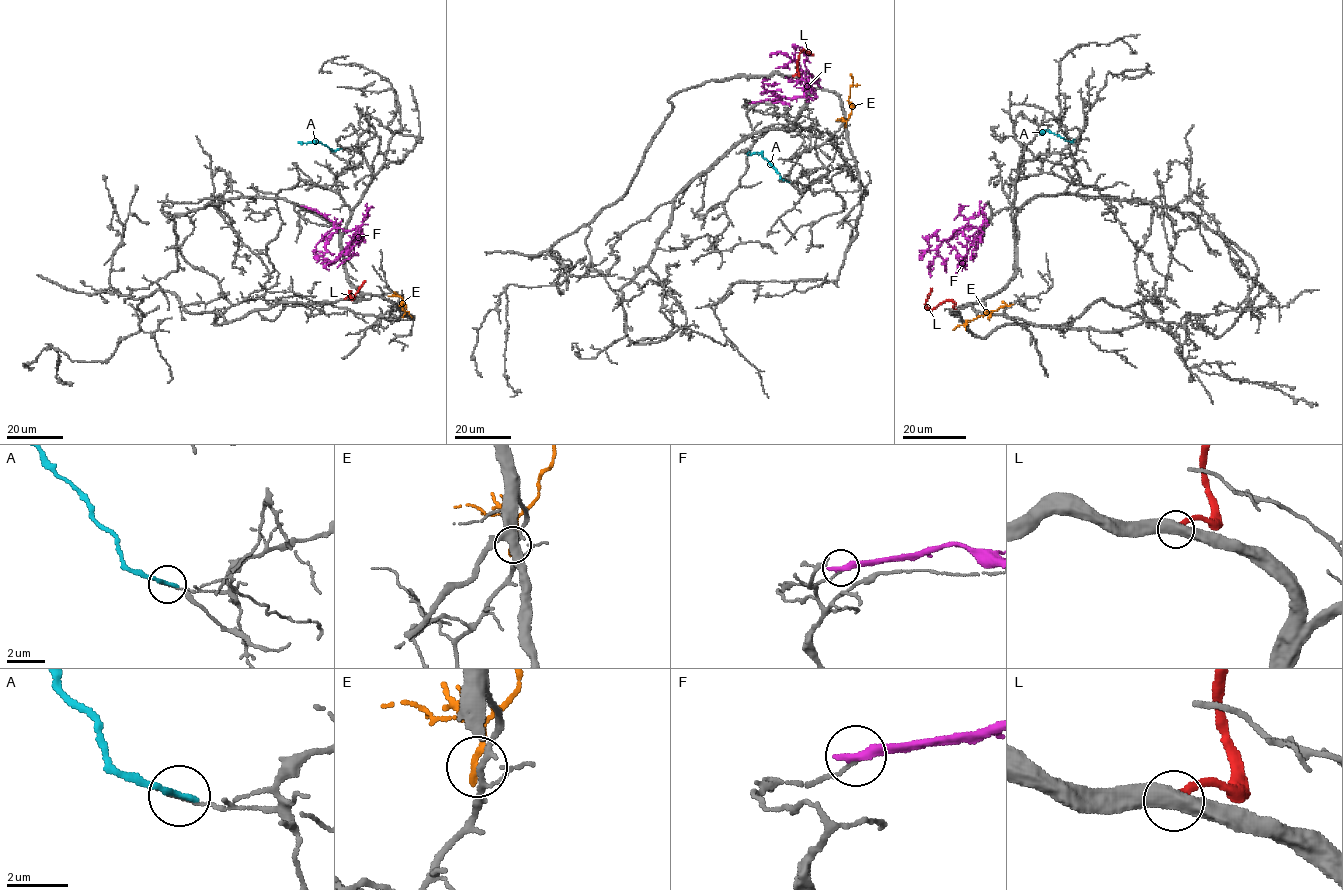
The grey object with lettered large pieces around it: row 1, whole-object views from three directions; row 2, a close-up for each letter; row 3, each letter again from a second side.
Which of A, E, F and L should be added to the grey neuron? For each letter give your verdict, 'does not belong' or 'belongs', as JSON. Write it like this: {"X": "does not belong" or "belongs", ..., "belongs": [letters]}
{"A": "does not belong", "E": "does not belong", "F": "does not belong", "L": "does not belong", "belongs": []}

